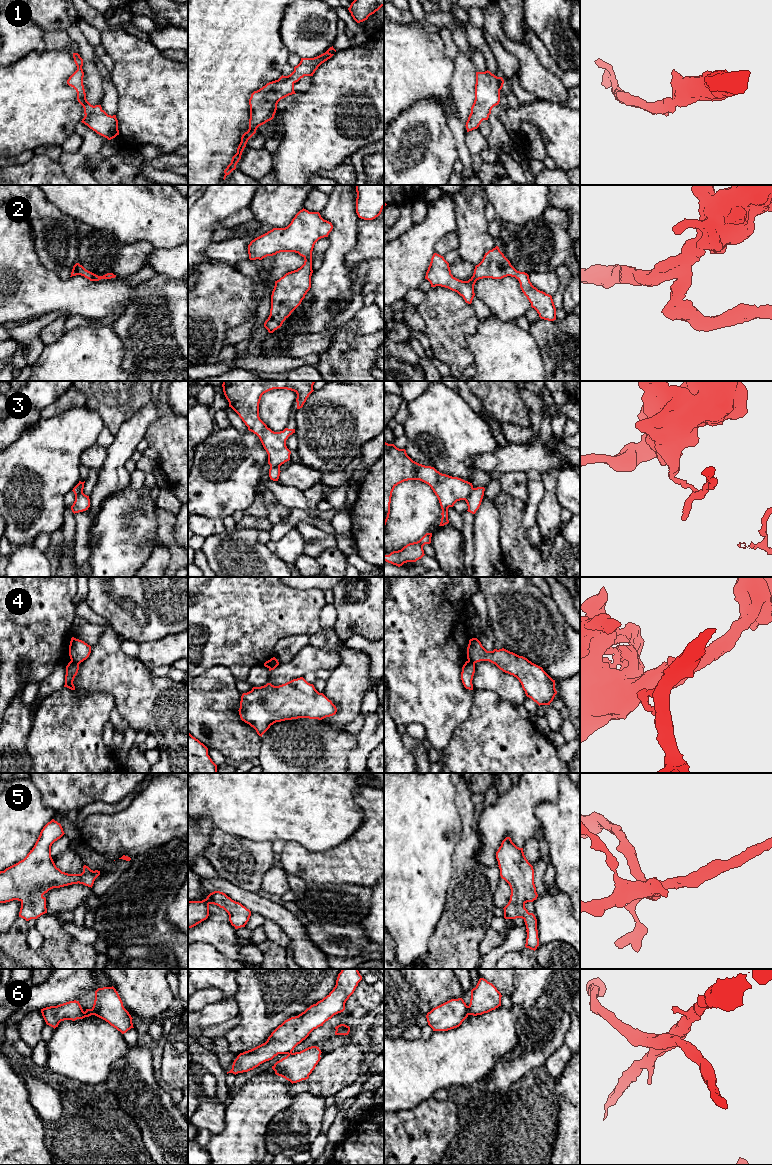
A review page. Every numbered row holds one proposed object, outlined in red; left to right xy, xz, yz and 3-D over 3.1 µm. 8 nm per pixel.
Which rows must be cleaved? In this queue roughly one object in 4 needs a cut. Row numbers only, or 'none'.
3, 4, 6

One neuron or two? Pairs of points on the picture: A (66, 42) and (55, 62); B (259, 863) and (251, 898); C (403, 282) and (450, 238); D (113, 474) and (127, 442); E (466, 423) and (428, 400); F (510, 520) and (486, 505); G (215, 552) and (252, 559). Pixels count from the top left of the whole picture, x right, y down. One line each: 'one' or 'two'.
A: two
B: two
C: two
D: one
E: one
F: two
G: one

